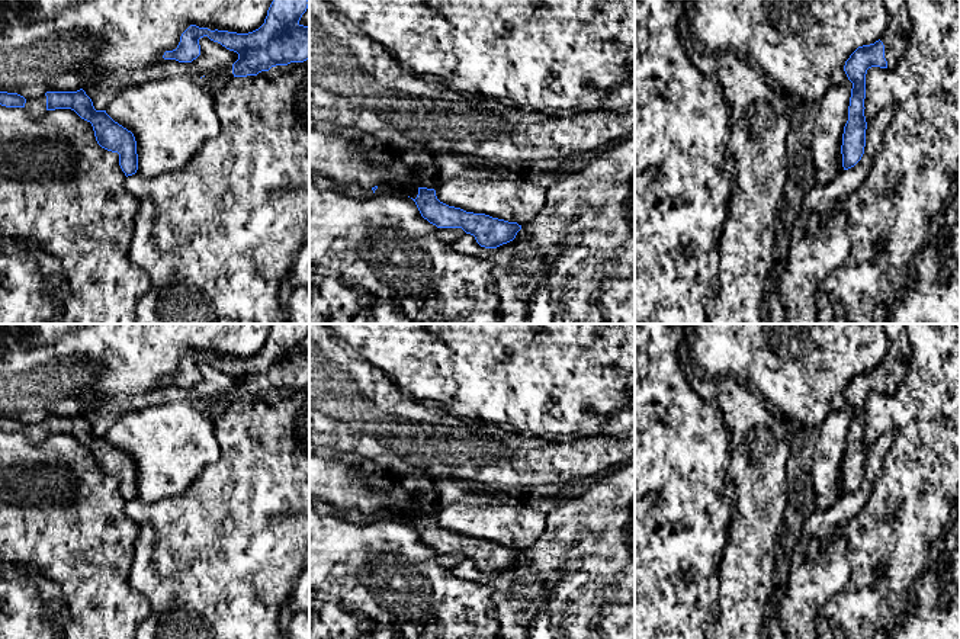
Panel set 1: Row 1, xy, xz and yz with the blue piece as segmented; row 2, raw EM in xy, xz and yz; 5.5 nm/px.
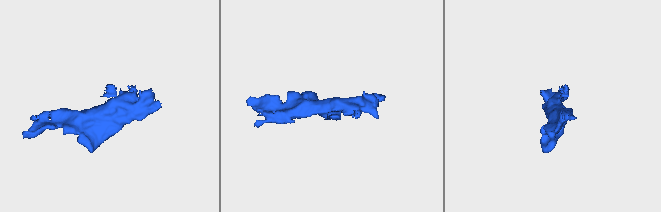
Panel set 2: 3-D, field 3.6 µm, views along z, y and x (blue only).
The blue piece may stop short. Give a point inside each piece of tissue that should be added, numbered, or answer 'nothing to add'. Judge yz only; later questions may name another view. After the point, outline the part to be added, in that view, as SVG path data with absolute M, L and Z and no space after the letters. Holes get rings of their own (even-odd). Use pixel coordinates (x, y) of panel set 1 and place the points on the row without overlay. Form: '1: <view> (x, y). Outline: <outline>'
1: yz (896, 363). Outline: M886 324L889 350L882 362L887 394L892 395L905 380L912 359L912 347L905 324Z

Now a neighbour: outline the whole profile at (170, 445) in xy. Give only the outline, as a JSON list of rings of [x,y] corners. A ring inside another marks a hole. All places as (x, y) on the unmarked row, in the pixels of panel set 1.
[[[187,402],[126,414],[105,436],[134,459],[142,504],[182,495],[221,456],[213,421]]]

